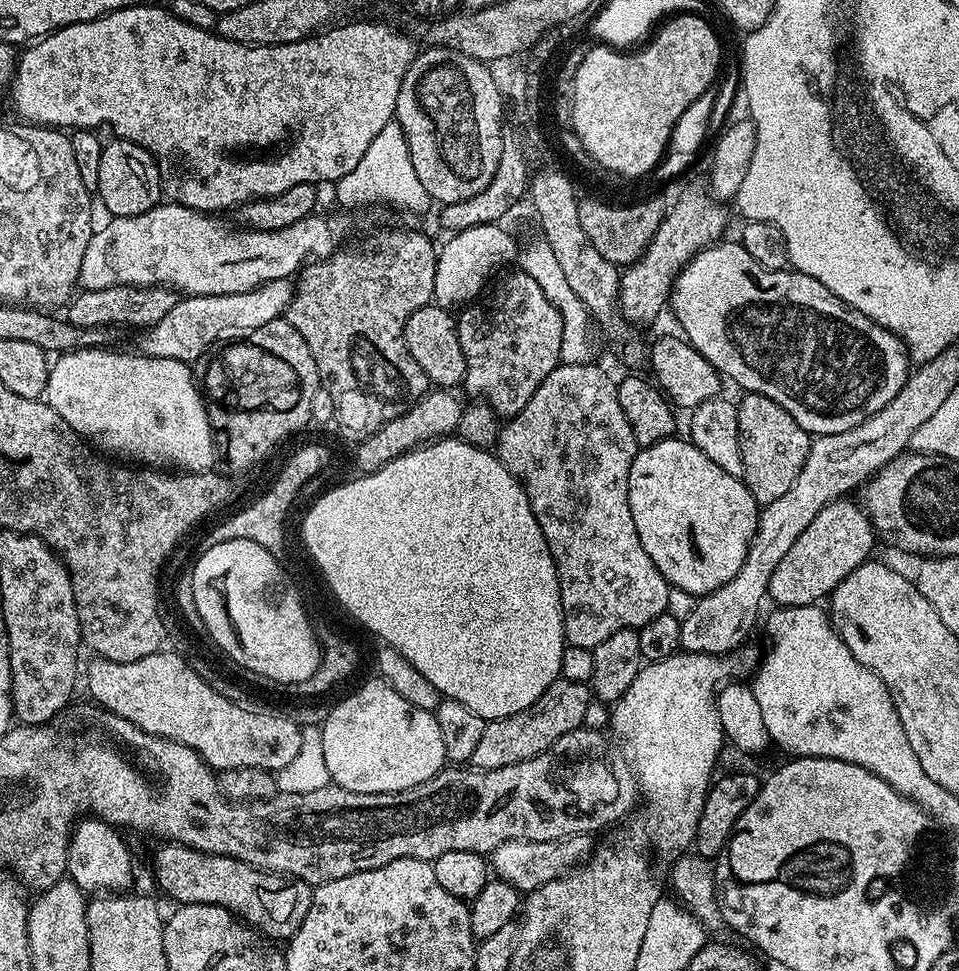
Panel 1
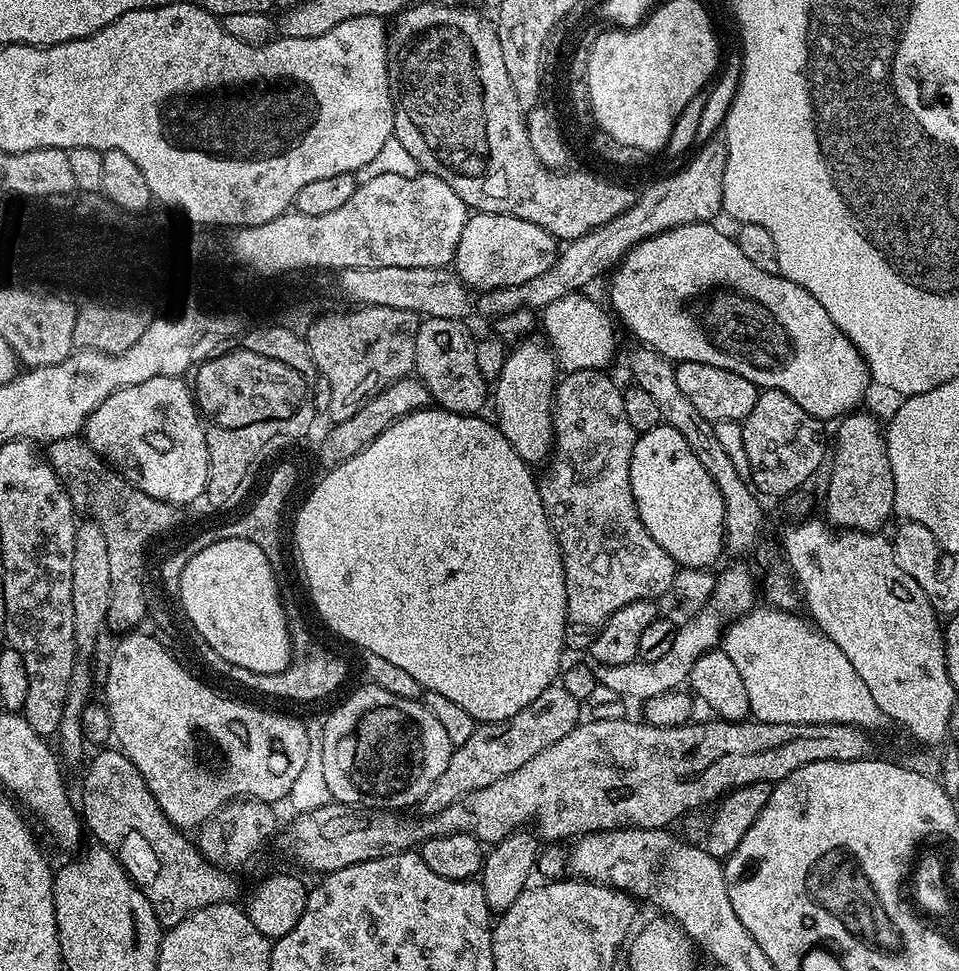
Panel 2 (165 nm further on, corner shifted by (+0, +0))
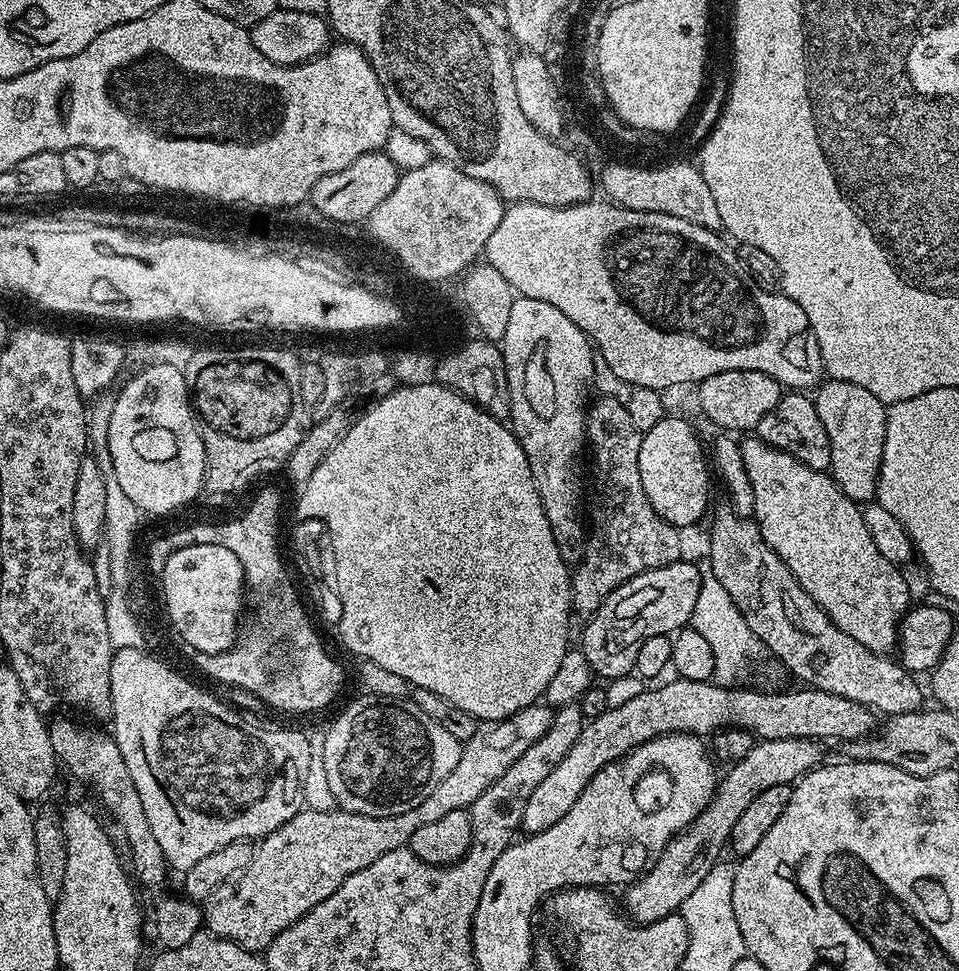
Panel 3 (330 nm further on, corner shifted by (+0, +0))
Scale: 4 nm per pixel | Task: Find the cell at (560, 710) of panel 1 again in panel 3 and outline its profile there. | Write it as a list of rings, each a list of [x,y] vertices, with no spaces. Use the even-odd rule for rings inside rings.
[[[537,702],[501,720],[477,723],[474,738],[463,741],[458,766],[454,766],[454,770],[450,770],[450,774],[446,774],[446,778],[442,778],[442,782],[438,782],[438,786],[434,786],[434,790],[430,790],[430,794],[426,794],[426,798],[422,798],[422,802],[418,802],[414,810],[406,810],[406,814],[367,816],[343,810],[302,810],[294,818],[290,818],[290,822],[278,826],[278,830],[263,837],[255,845],[250,866],[246,866],[246,870],[240,873],[235,883],[215,888],[202,901],[203,927],[213,936],[234,942],[251,952],[263,953],[270,946],[270,942],[274,942],[274,938],[282,934],[282,930],[286,930],[291,924],[298,922],[298,918],[314,910],[318,902],[330,898],[330,894],[334,894],[334,890],[338,890],[338,886],[342,886],[342,882],[346,882],[350,874],[358,874],[358,870],[370,866],[370,862],[378,862],[382,854],[390,854],[390,850],[407,846],[420,827],[443,818],[445,814],[450,814],[450,810],[471,809],[472,803],[482,798],[484,791],[494,786],[494,782],[498,782],[498,778],[502,778],[502,774],[506,774],[506,770],[510,770],[510,766],[514,766],[514,762],[518,762],[518,758],[522,758],[522,754],[526,754],[526,750],[530,750],[534,742],[538,742],[538,738],[549,735],[553,729],[552,716],[553,709],[543,702]]]

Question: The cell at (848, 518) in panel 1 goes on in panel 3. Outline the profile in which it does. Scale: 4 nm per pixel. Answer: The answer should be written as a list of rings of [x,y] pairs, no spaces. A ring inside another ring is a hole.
[[[825,379],[815,389],[818,418],[826,426],[830,438],[830,475],[851,500],[872,502],[876,499],[876,483],[880,477],[882,450],[886,442],[888,409],[885,401],[874,398],[870,390],[854,386],[854,382]]]

